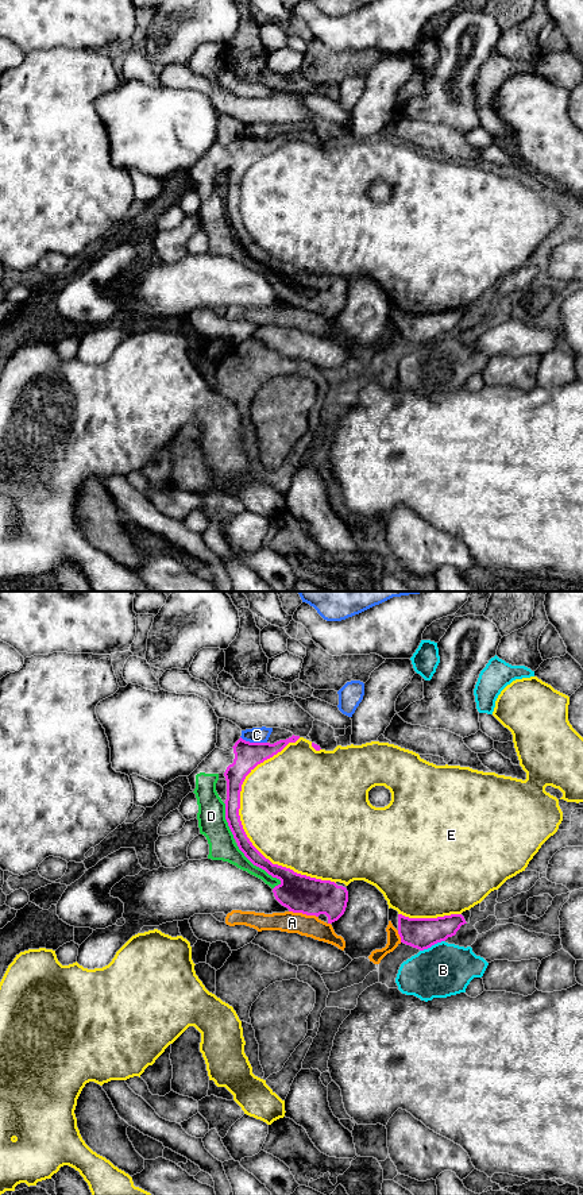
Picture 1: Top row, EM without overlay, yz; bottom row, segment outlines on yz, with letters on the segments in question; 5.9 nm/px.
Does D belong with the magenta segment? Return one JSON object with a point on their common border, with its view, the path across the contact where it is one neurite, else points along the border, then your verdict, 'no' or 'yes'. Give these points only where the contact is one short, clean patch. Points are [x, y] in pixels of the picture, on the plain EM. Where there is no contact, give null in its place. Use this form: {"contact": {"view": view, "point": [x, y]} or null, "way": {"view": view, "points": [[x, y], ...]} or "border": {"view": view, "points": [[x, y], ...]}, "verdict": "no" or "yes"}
{"contact": {"view": "yz", "point": [259, 262]}, "verdict": "yes"}

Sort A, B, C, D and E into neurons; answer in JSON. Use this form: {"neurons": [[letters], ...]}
{"neurons": [["A"], ["B"], ["C"], ["D"], ["E"]]}

